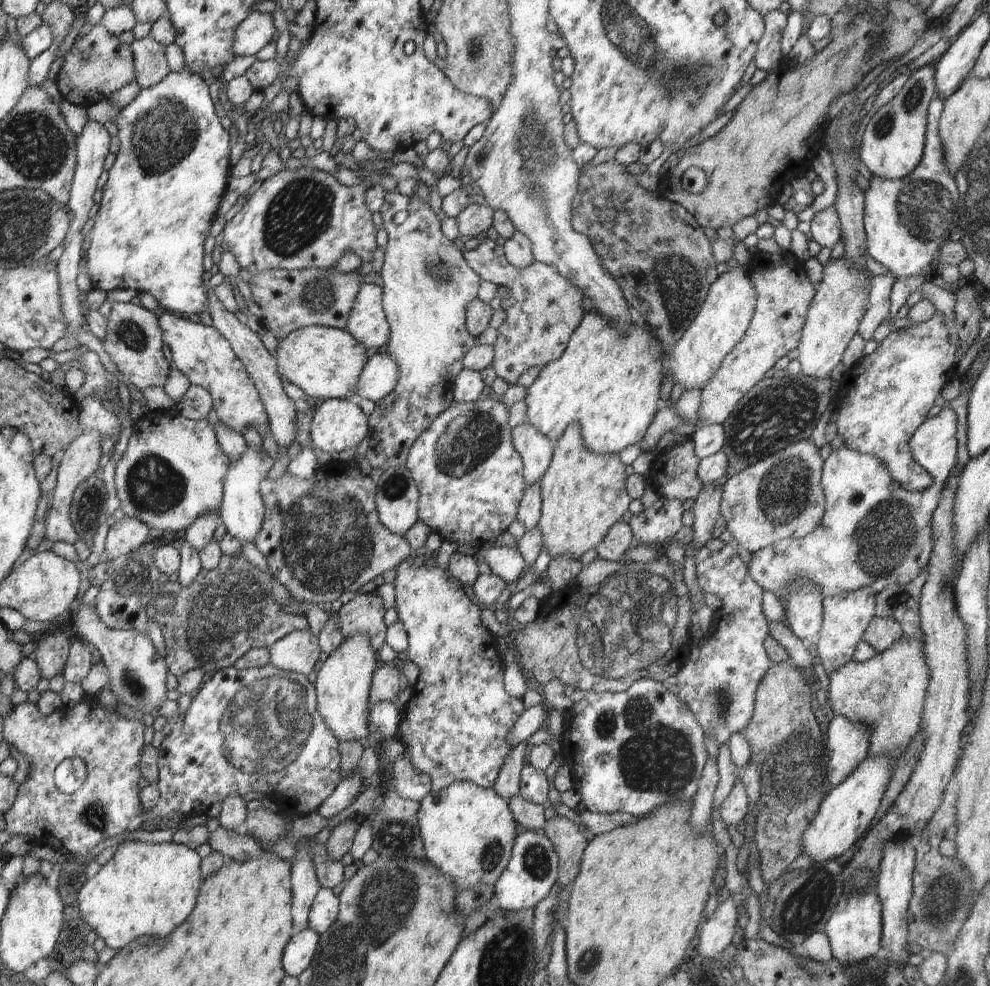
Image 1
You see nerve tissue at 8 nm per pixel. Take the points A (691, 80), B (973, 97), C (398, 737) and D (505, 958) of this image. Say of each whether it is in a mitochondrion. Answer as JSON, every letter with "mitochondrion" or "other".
{"A":"mitochondrion","B":"other","C":"other","D":"mitochondrion"}

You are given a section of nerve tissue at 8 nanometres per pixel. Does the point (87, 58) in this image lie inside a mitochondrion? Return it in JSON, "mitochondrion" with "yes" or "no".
{"mitochondrion":"yes"}

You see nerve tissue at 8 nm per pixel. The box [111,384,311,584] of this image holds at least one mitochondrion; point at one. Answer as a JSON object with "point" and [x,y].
{"point":[152,485]}

